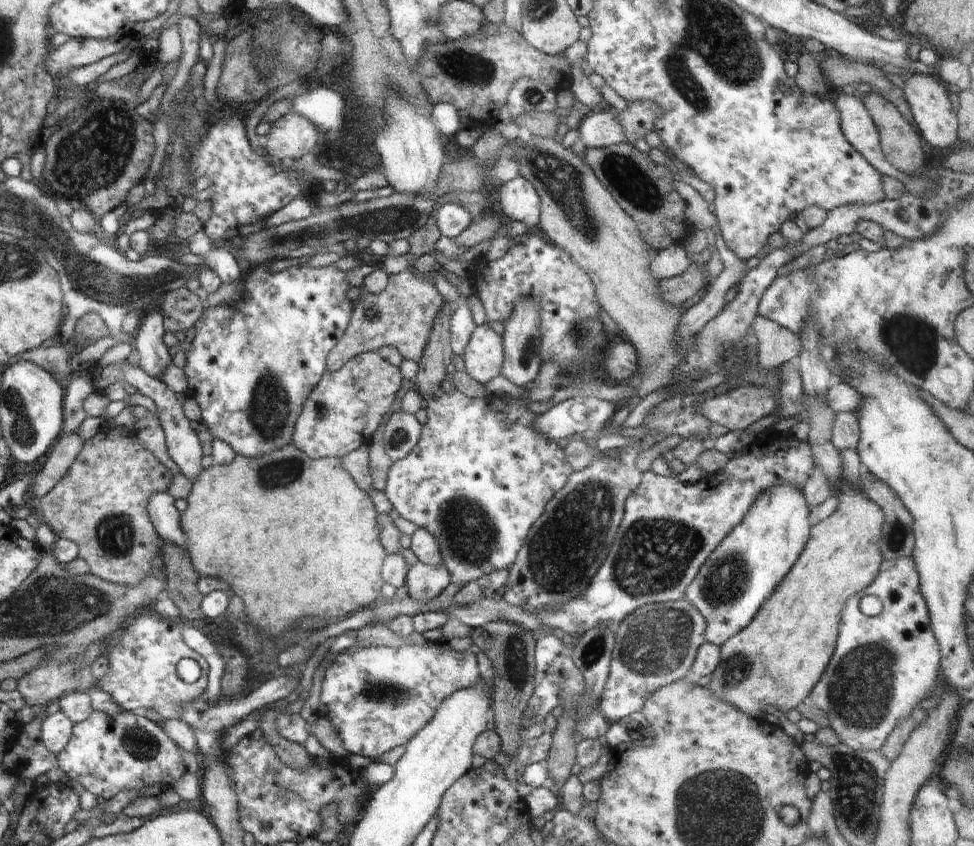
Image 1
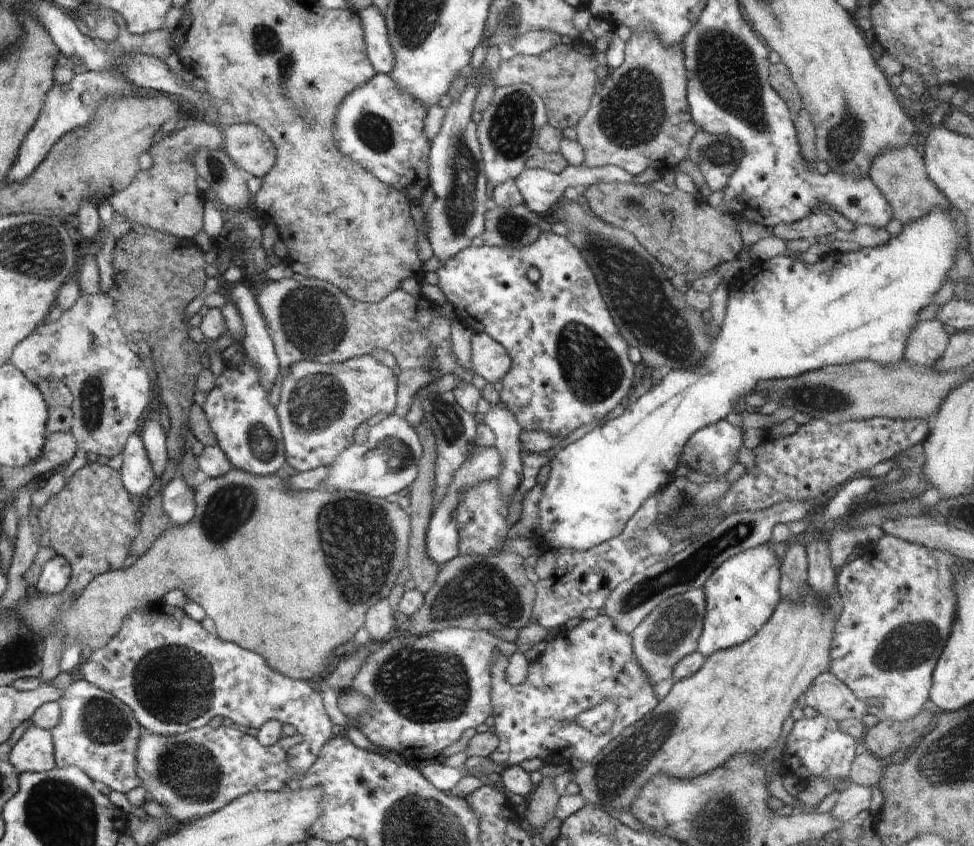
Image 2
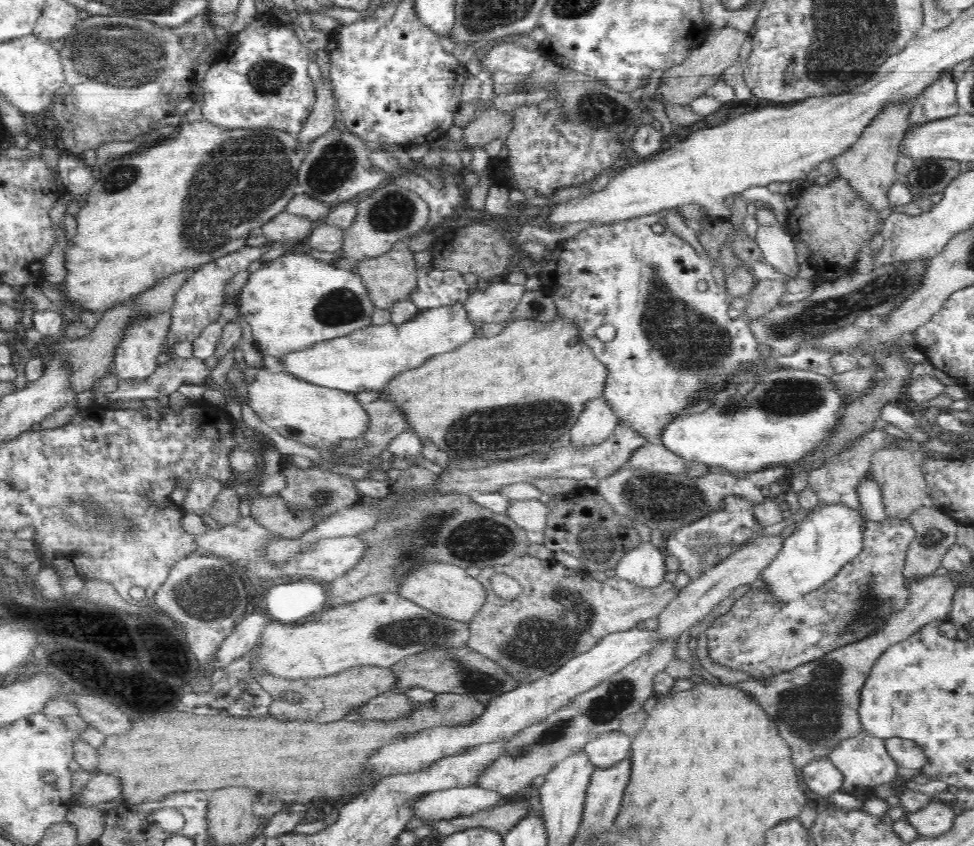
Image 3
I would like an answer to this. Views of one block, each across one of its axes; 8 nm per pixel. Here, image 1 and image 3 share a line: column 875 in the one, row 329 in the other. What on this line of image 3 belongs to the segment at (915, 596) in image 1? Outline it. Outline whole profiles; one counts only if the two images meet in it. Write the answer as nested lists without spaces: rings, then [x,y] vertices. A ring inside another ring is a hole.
[[[656,213],[648,214],[644,216],[638,216],[637,218],[632,218],[628,220],[623,220],[617,223],[610,223],[610,224],[603,224],[603,225],[592,225],[584,230],[581,230],[576,236],[572,238],[566,239],[562,241],[556,248],[552,251],[552,256],[550,256],[550,260],[548,262],[544,262],[544,264],[539,264],[539,262],[535,262],[538,265],[538,270],[536,270],[536,276],[539,278],[540,282],[542,283],[542,291],[552,298],[554,301],[554,305],[556,305],[556,312],[557,315],[564,317],[564,319],[570,319],[572,323],[576,323],[576,327],[578,327],[578,336],[584,344],[588,345],[590,349],[592,349],[592,353],[594,356],[600,360],[601,363],[604,363],[606,367],[608,367],[608,376],[606,376],[606,385],[605,390],[603,393],[603,398],[606,400],[606,403],[610,405],[610,409],[614,412],[614,415],[618,417],[619,423],[624,425],[628,425],[628,427],[632,428],[632,430],[636,431],[638,435],[644,436],[648,442],[651,441],[660,441],[661,435],[663,434],[664,428],[670,425],[672,420],[679,418],[681,415],[685,415],[685,411],[694,404],[697,404],[699,401],[708,401],[710,398],[715,394],[717,391],[722,391],[722,388],[725,388],[728,385],[728,376],[732,376],[732,374],[736,374],[738,370],[746,370],[746,368],[752,368],[754,366],[754,362],[759,362],[762,364],[762,359],[760,359],[760,351],[758,351],[758,344],[759,342],[753,335],[751,328],[749,327],[749,319],[743,318],[739,316],[737,318],[731,318],[728,315],[728,310],[731,309],[730,306],[730,298],[725,296],[725,290],[721,288],[715,282],[715,278],[713,277],[713,272],[711,271],[711,266],[706,264],[707,259],[690,244],[688,244],[685,240],[682,240],[679,236],[676,236],[674,232],[667,228],[665,225],[665,217],[660,218]],[[604,324],[611,324],[616,329],[616,335],[612,341],[603,342],[596,337],[596,329]]]

